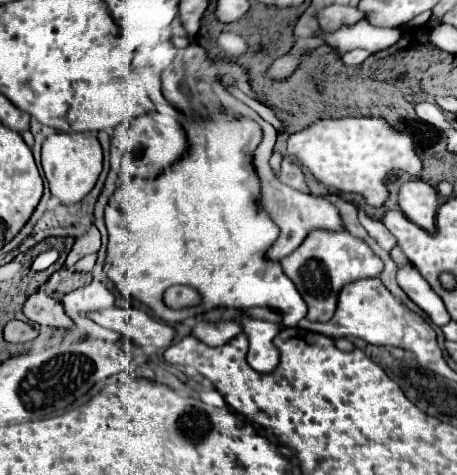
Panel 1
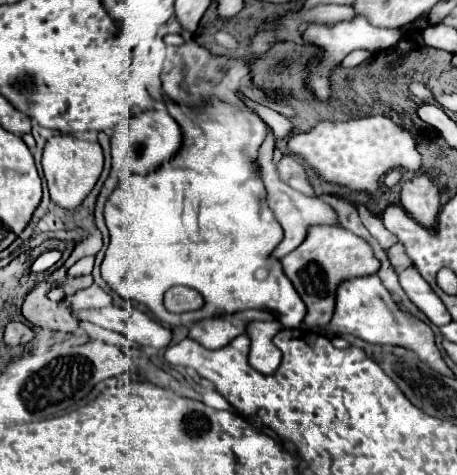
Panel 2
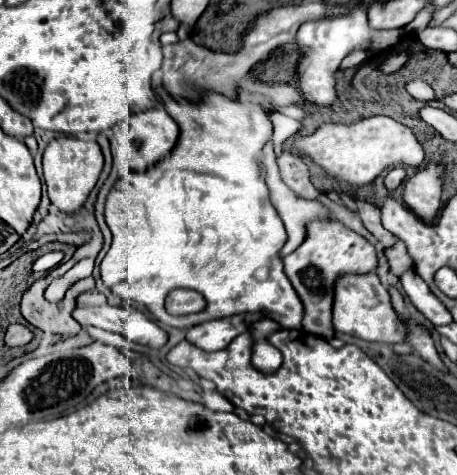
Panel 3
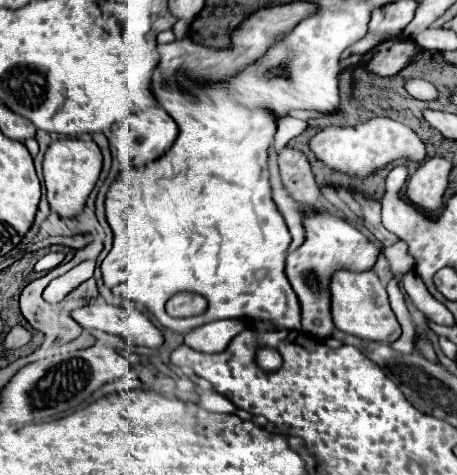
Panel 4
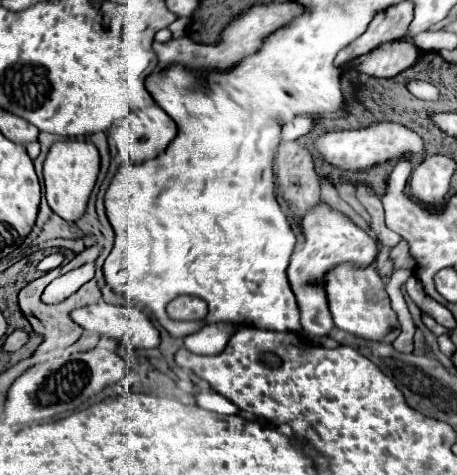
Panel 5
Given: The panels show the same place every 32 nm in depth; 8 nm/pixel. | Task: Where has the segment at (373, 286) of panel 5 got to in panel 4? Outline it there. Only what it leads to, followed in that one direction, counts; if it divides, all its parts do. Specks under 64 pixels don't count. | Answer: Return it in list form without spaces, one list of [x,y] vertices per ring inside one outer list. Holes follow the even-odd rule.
[[[340,270],[332,278],[330,292],[332,292],[332,318],[338,330],[358,336],[362,340],[374,340],[386,344],[392,344],[402,336],[402,326],[390,308],[386,288],[382,286],[374,270],[368,272]]]

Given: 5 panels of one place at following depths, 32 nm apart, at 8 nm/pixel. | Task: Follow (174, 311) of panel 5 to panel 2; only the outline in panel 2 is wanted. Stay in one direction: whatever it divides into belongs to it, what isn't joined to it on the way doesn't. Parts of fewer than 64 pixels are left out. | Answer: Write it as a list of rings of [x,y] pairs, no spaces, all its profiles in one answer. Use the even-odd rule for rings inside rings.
[[[175,286],[165,293],[164,305],[170,312],[174,310],[177,313],[182,313],[201,308],[204,305],[204,300],[194,289]]]

